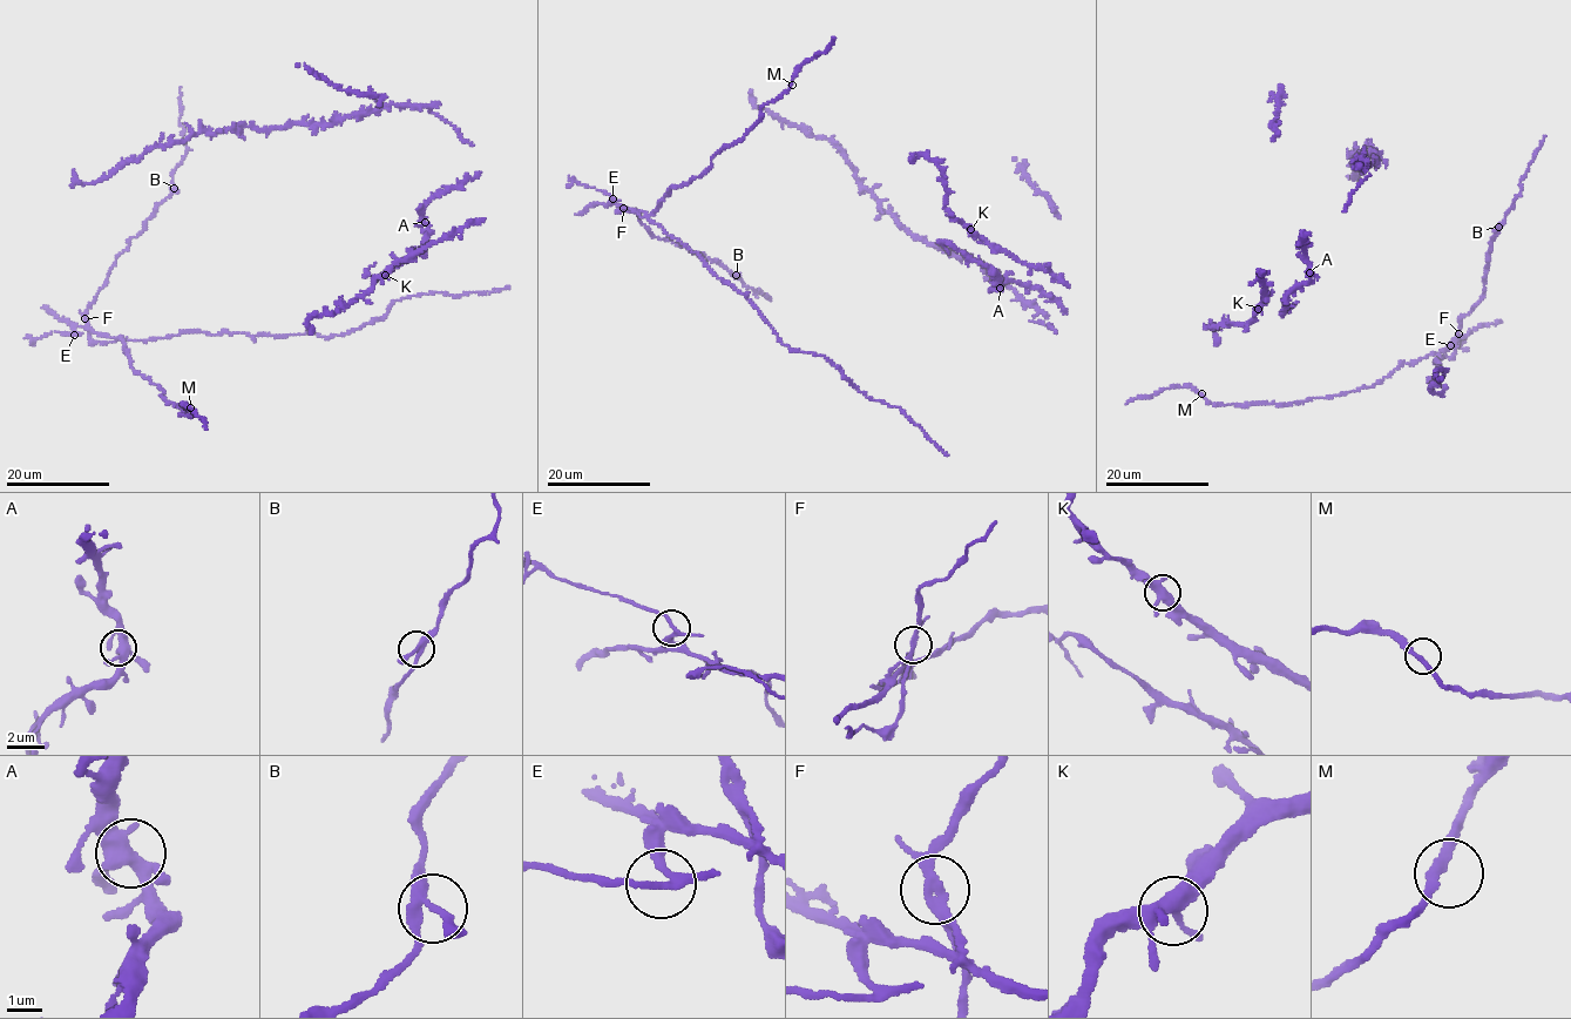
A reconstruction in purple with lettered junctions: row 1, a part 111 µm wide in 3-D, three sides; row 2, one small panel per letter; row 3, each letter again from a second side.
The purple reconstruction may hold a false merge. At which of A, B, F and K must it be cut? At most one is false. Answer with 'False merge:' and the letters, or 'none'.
False merge: F

